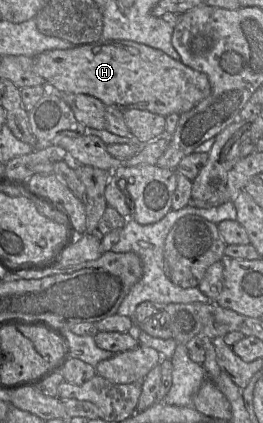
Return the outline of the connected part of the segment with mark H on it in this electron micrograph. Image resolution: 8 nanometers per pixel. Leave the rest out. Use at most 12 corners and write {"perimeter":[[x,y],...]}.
{"perimeter":[[102,40],[33,57],[58,93],[182,114],[208,76],[163,51]]}

